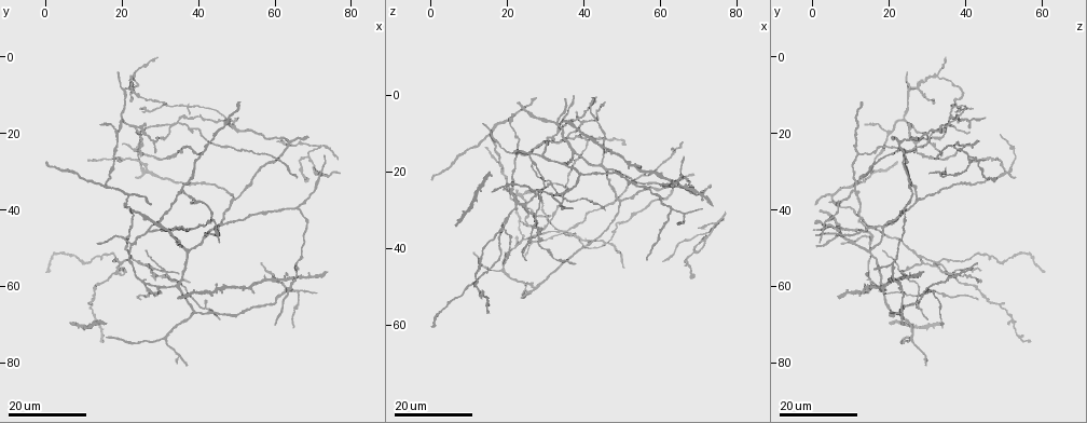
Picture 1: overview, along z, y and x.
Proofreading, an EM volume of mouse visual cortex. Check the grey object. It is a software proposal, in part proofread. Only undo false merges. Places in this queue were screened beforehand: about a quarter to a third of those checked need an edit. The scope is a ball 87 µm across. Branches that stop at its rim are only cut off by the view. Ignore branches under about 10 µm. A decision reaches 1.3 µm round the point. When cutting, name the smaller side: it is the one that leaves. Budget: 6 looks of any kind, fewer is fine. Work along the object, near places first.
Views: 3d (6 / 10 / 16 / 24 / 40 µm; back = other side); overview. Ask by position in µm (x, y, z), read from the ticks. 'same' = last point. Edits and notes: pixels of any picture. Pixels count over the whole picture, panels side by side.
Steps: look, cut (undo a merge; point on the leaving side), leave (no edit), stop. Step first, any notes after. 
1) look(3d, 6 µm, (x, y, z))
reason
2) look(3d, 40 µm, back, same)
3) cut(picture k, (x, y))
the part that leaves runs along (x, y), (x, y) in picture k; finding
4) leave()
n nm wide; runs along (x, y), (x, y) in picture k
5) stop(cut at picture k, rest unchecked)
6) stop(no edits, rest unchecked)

look(3d, 16 µm, (36.0, 34.5, 11.0))
three arms meet

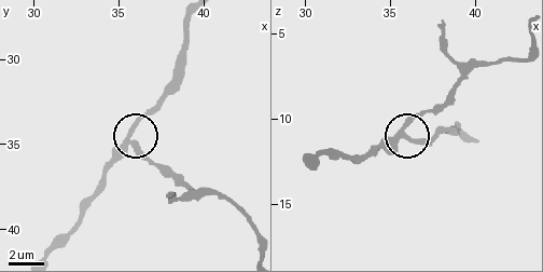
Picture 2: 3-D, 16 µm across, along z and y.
look(3d, 6 µm, (35.6, 34.5, 10.7))

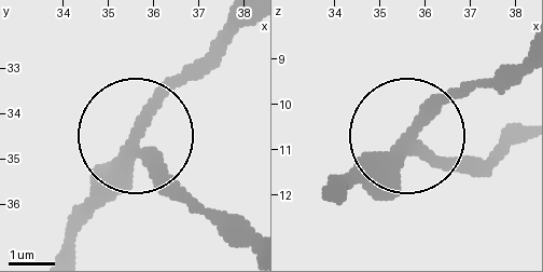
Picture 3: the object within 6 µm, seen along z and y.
leave()
270 nm wide; runs along (61, 243), (100, 173), (135, 146), (200, 204) in picture 3; one cell here

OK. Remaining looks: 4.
look(3d, 24 µm, (31.5, 57.5, 23.5))
side arm on a straight run

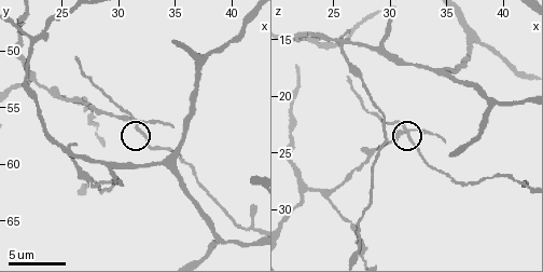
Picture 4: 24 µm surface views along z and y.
look(3d, 10 µm, (31.6, 56.8, 23.6))

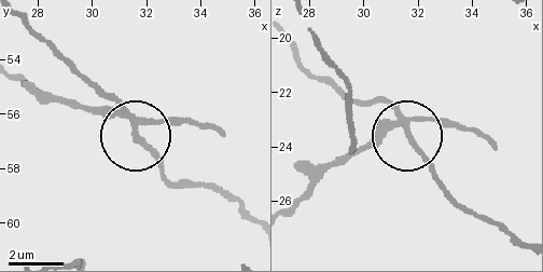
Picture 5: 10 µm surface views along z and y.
cut(picture 5, (144, 145))
the part that leaves runs along (133, 125), (167, 178), (223, 190), (250, 213) in picture 5; two cells meet here

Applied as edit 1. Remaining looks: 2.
look(3d, 16 µm, (21.0, 47.0, 20.5))
a narrow waist

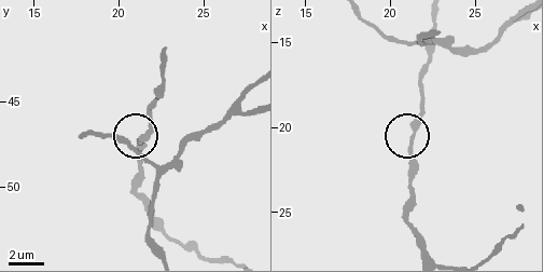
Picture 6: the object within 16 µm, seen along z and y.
look(3d, 6 µm, same)
zoom in

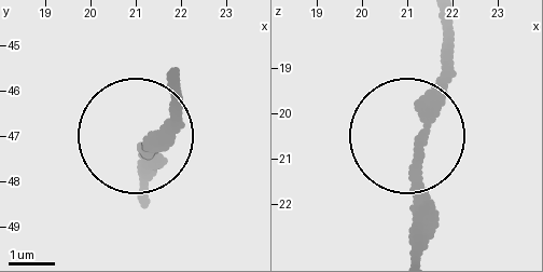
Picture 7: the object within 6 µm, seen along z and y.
leave()
230 nm wide; runs along (453, 18), (418, 135), (418, 247) in picture 7; continuous, no second cell

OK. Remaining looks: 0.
stop(cut at picture 5, rest unchecked)

